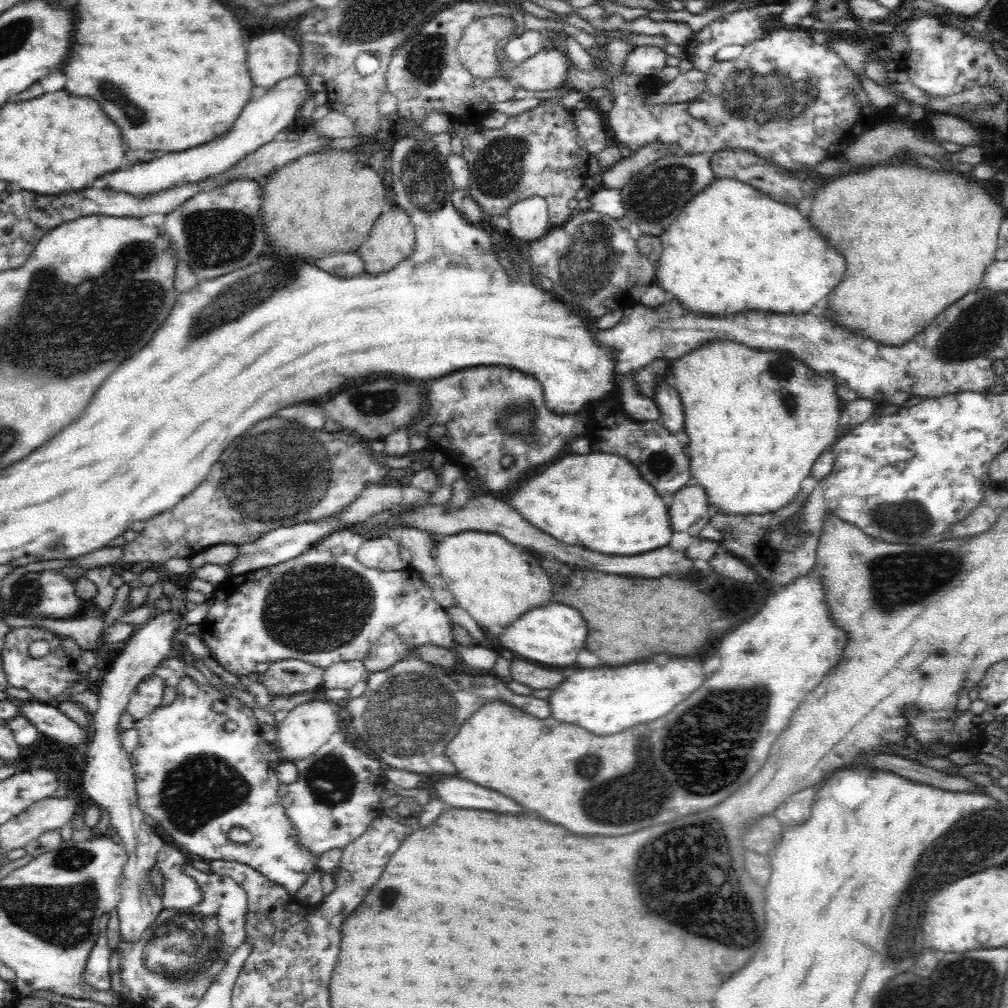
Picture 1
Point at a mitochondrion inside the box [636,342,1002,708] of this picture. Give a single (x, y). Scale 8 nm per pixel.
(889, 595)

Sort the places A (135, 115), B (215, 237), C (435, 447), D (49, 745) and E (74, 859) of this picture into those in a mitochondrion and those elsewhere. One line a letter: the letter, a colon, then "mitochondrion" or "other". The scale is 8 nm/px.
A: mitochondrion
B: mitochondrion
C: other
D: other
E: mitochondrion

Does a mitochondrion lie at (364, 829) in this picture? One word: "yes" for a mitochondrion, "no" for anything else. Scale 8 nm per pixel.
no

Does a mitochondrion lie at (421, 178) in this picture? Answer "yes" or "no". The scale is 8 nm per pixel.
yes

